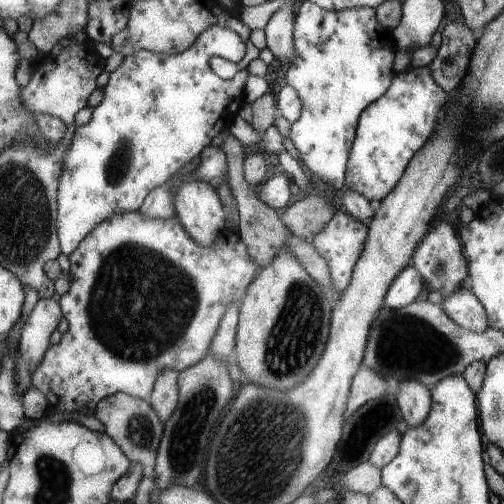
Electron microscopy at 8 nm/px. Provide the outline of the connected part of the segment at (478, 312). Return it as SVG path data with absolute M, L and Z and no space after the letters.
M463 285L444 297L441 308L454 322L470 331L484 331L490 327L481 301Z

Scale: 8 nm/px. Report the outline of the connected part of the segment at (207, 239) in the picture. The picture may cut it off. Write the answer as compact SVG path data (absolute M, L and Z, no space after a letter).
M204 179L184 181L175 192L177 218L195 241L212 245L224 228L224 210L213 186Z

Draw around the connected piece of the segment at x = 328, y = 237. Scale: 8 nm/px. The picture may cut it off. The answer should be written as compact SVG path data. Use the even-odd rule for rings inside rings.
M343 209L337 212L331 222L324 228L320 237L313 242L316 250L322 254L328 264L333 284L338 291L344 291L350 283L355 265L360 260L368 237L369 226L350 216Z

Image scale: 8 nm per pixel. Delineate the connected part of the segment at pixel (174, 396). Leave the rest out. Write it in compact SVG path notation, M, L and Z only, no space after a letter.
M165 369L155 383L154 392L148 399L163 422L168 421L179 404L179 380L175 371Z

